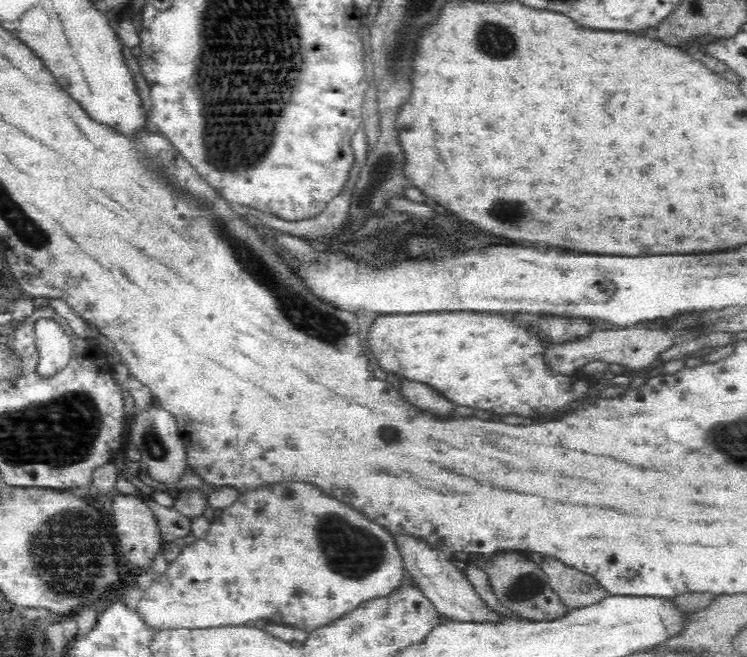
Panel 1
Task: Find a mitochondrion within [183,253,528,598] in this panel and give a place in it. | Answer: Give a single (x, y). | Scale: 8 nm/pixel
(349, 550)

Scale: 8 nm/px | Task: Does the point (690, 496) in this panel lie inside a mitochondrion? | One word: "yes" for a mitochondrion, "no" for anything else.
no

